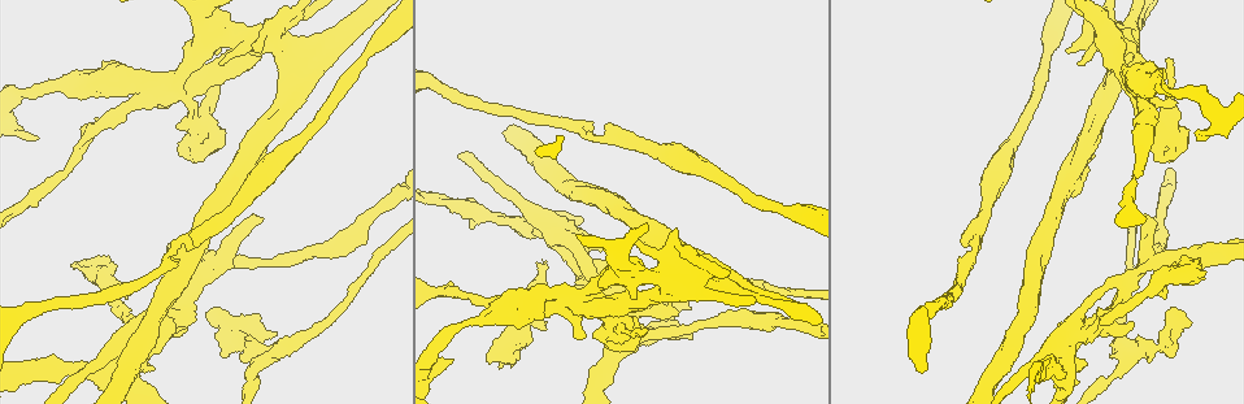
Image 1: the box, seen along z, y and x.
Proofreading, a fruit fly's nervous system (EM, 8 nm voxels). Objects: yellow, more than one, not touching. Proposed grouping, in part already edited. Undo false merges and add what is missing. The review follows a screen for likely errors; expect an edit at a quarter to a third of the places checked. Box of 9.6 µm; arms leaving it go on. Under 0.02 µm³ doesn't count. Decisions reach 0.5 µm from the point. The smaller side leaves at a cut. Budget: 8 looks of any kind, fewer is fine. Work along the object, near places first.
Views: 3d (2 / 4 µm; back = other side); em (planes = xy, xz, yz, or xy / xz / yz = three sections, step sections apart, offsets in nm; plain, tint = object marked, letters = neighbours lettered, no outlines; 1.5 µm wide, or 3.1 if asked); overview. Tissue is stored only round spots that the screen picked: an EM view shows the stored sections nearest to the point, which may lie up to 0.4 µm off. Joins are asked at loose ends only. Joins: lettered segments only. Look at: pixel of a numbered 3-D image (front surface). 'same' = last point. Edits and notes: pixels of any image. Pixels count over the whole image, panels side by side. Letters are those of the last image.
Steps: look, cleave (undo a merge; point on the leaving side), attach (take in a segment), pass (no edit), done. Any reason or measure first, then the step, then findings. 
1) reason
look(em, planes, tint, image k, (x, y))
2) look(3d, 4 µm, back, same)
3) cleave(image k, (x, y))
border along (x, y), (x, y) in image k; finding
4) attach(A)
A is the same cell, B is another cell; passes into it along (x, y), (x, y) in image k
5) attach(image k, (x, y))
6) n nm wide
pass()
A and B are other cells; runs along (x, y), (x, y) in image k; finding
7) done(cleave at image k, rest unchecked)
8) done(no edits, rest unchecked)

branch stops here
look(3d, 4 µm, image 1, (74, 268))

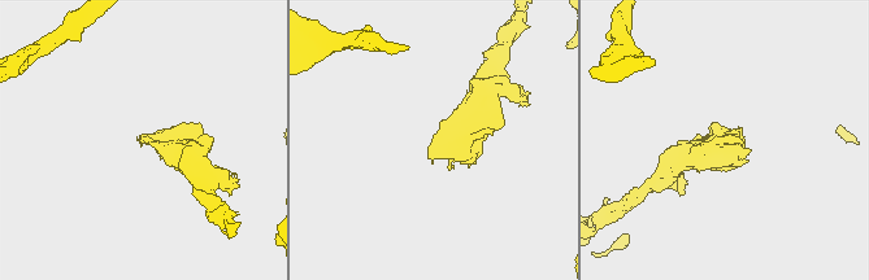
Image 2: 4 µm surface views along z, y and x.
look(em, yz, step 8, letters, image 2, (432, 162))

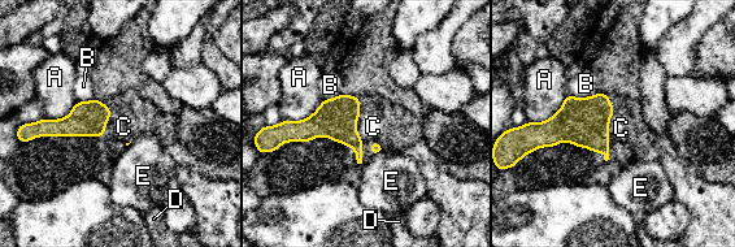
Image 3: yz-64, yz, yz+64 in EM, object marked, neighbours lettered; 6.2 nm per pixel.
look(em, xy, step 8, letters, same)

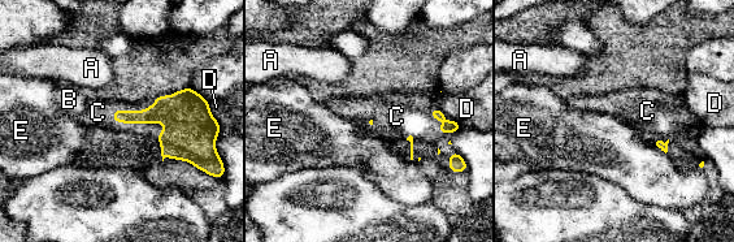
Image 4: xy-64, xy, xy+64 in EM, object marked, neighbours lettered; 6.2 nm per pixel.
attach(C)
C is the same cell, A, B, D and E are other cells; passes into it along (178, 111), (139, 121), (100, 111) in image 4; it goes on there

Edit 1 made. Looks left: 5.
four arms meet
look(3d, 2 µm, image 1, (232, 351))

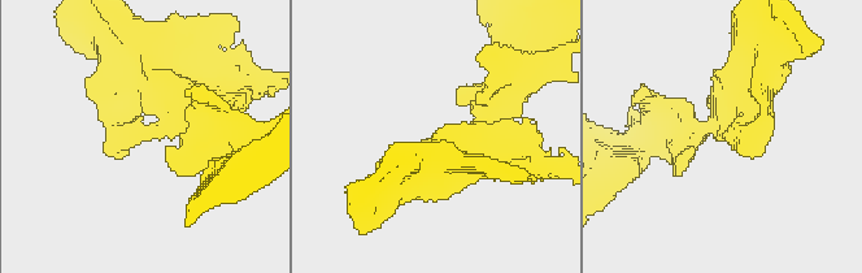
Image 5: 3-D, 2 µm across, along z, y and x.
4 arms; now the EM
look(em, planes, letters, image 5, (137, 143))

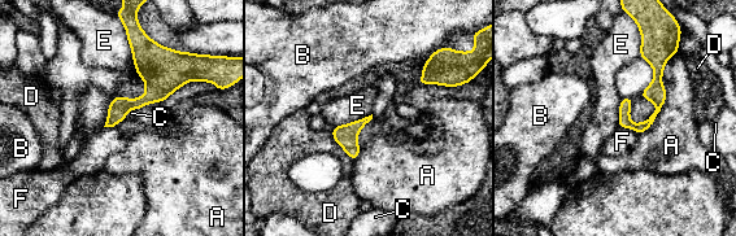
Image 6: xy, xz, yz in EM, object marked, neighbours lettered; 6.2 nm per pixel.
E touches over 600 nm
pass()
A, B, C, D, E and F are other cells; border along (125, 30), (144, 94), (103, 126) in image 6; no lettered segment goes on from it

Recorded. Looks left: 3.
look(em, xz, step 4, tint, image 1, (451, 201))

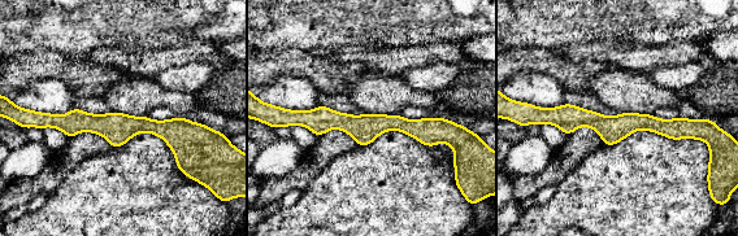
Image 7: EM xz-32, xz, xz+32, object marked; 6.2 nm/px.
look(em, yz, step 8, letters, same)

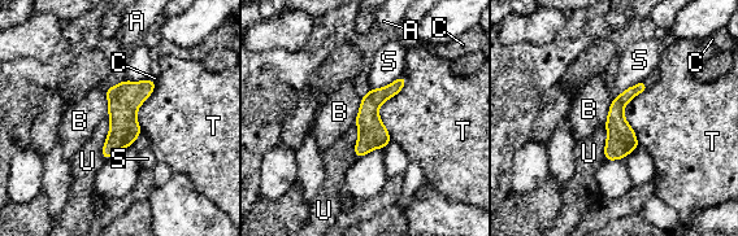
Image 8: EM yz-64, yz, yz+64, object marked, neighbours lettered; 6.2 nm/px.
pass()
A, B, C, S, T and U are other cells; runs along (402, 81), (369, 108), (357, 153) in image 8; continuous, no second neuron

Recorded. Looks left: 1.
done(attach at image 4, rest unchecked)

